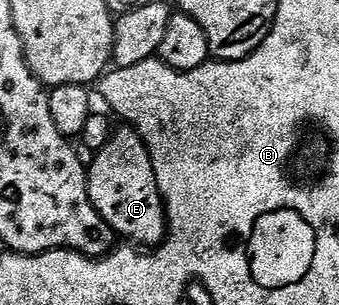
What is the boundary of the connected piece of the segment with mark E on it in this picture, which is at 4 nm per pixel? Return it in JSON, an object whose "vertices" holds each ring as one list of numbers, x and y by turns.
{"vertices":[[129,124,123,127,123,130,115,129,93,155,94,163,89,163,86,175,88,192,92,204,115,235,123,234,127,243,142,248,157,248,165,242,168,233,166,202,158,187,149,145,135,127]]}

